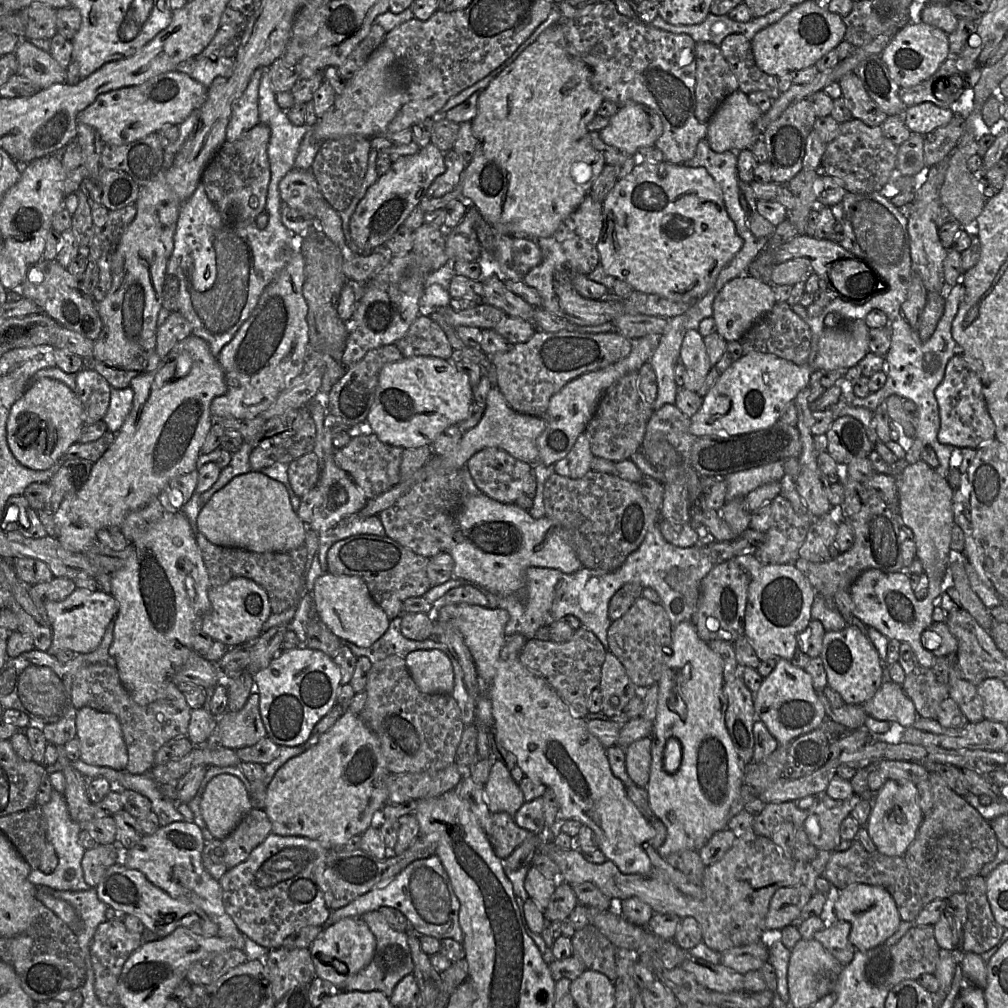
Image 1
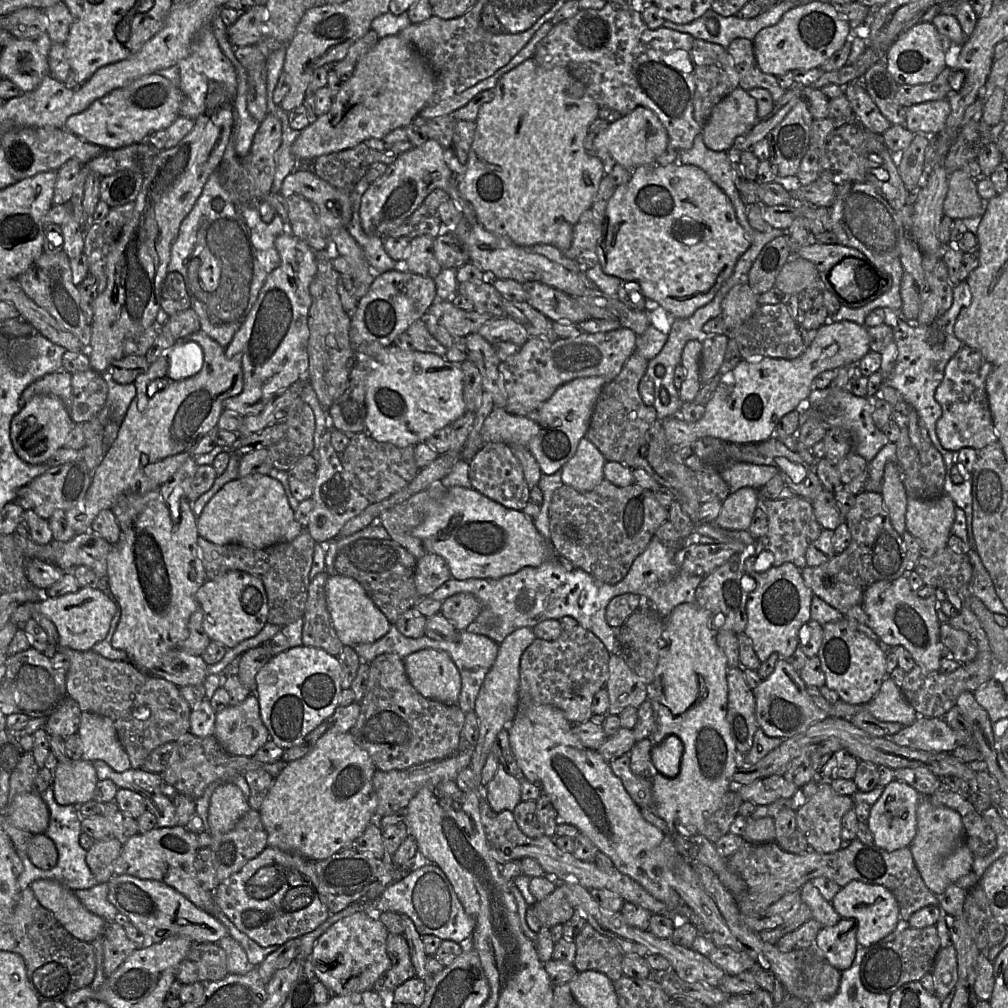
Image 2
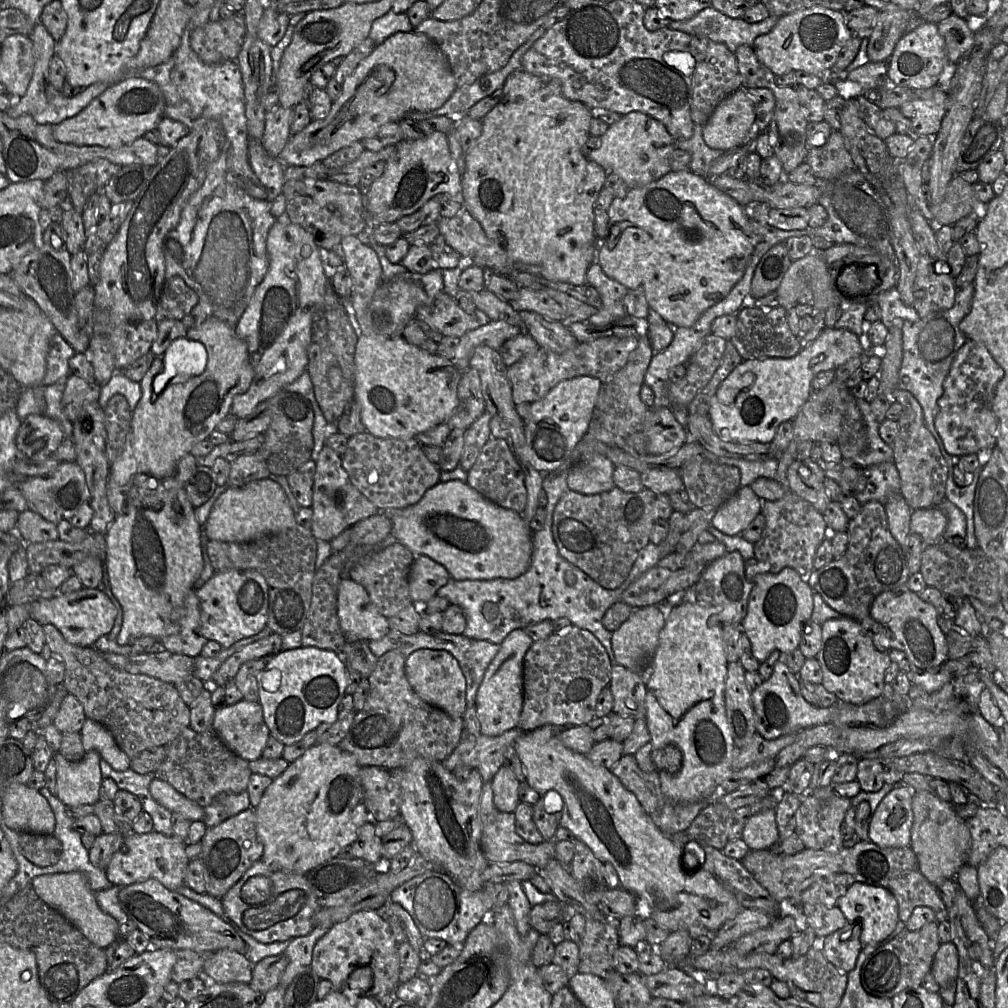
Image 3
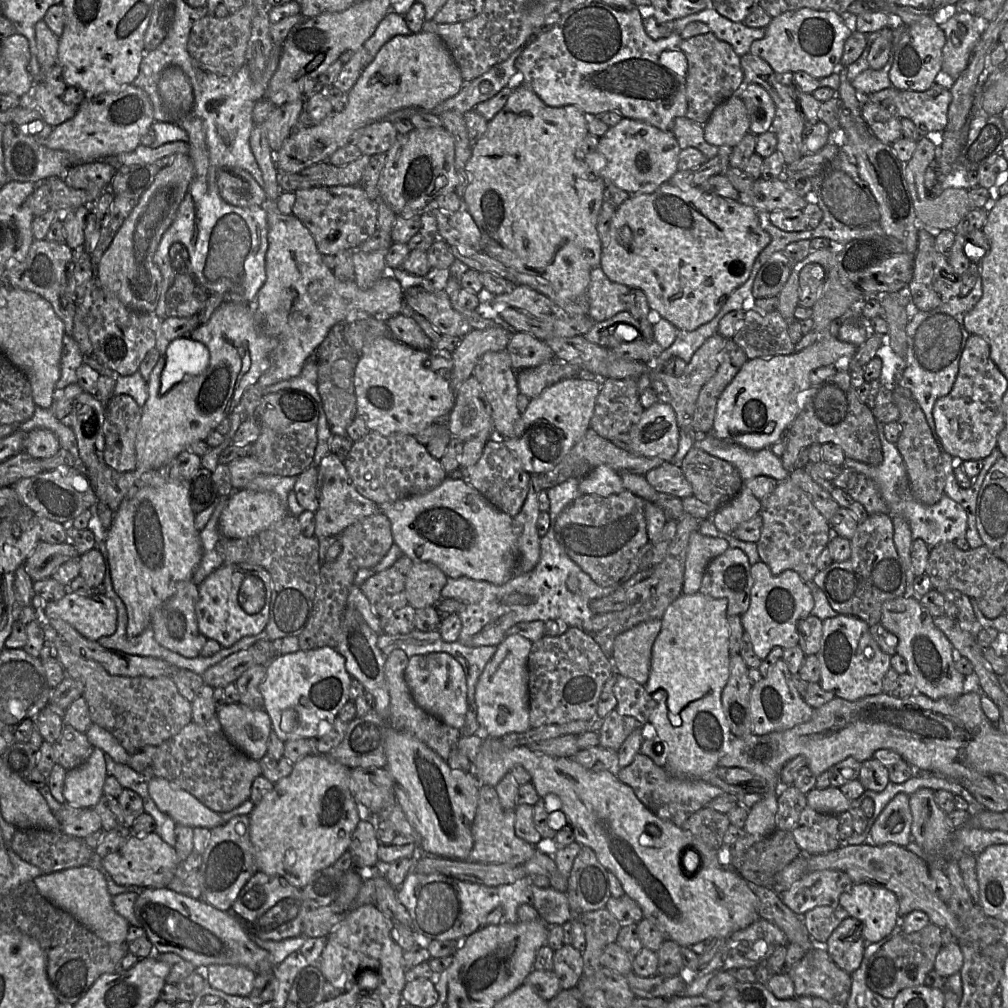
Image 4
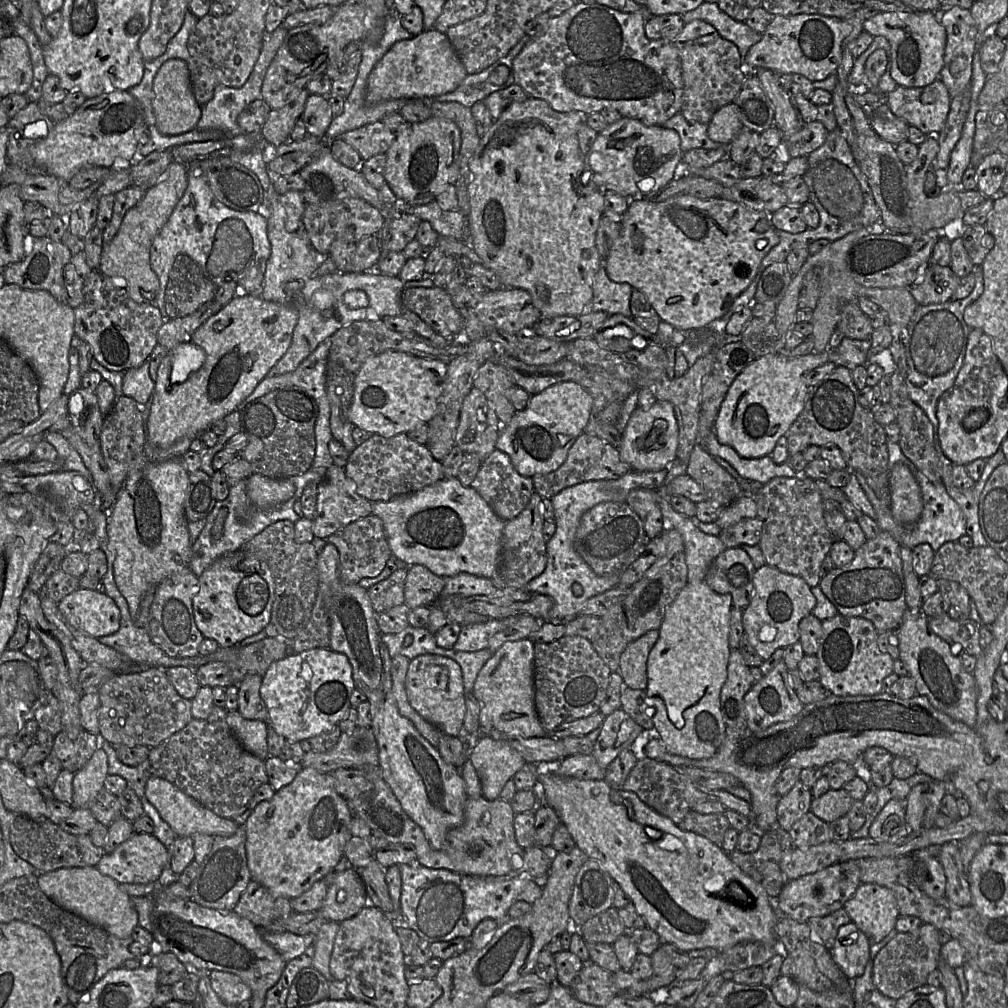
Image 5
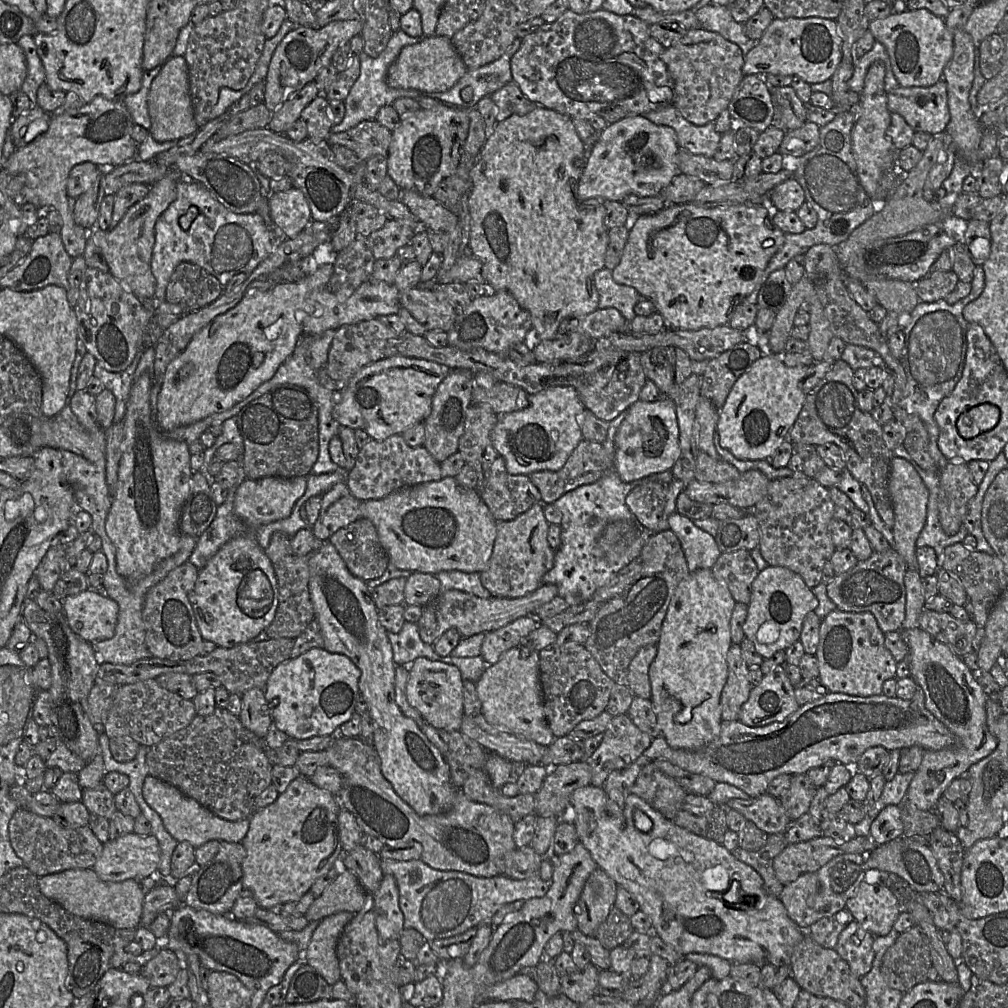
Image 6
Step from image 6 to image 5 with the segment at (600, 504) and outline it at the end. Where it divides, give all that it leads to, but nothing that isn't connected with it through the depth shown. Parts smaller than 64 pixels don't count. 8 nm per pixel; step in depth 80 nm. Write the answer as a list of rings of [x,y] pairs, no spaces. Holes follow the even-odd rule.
[[[668,470],[636,472],[630,471],[617,479],[592,480],[582,482],[561,490],[550,500],[554,507],[556,530],[552,538],[546,542],[547,563],[544,571],[533,578],[525,587],[530,593],[547,595],[552,598],[553,606],[547,616],[542,619],[552,624],[567,624],[575,619],[587,600],[616,587],[622,575],[621,570],[607,575],[597,575],[574,549],[574,538],[582,515],[602,502],[626,502],[630,491],[637,488],[658,489],[664,483]],[[579,583],[583,588],[581,596],[575,596],[572,585]]]

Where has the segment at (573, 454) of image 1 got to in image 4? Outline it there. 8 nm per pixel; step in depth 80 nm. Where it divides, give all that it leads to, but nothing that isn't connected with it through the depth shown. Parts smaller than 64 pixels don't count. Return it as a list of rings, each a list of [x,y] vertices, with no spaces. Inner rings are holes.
[[[600,465],[579,479],[578,488],[585,495],[609,496],[624,490],[621,475],[607,465]]]

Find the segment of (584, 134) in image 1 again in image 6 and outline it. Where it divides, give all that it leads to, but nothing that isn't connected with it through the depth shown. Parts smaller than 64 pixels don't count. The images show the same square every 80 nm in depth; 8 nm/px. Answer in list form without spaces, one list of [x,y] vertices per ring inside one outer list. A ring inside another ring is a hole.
[[[538,106],[526,115],[513,114],[505,120],[497,122],[490,131],[477,157],[477,162],[471,170],[473,186],[468,204],[471,216],[470,245],[473,255],[483,265],[483,276],[488,289],[496,292],[509,292],[520,306],[530,313],[532,318],[532,338],[535,341],[555,339],[559,325],[564,319],[569,317],[584,317],[599,309],[599,294],[594,284],[594,274],[605,267],[609,230],[604,225],[605,207],[601,203],[605,199],[592,198],[579,201],[577,198],[577,186],[586,163],[587,153],[585,145],[577,135],[573,119],[543,106]]]

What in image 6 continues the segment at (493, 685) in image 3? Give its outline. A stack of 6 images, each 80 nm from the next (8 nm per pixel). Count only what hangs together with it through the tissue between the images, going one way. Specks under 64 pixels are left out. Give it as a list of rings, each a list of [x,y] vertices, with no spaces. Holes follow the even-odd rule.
[[[519,646],[504,652],[499,660],[487,665],[478,679],[476,690],[481,701],[481,713],[495,728],[519,735],[543,746],[550,746],[555,735],[544,714],[544,696],[540,682],[539,652],[521,657]]]

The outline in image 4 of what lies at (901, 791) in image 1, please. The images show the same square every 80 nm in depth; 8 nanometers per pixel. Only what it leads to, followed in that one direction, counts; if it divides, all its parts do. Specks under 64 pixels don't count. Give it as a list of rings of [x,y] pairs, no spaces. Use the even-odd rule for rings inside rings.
[[[898,793],[873,823],[869,840],[875,845],[893,843],[905,847],[912,840],[911,823],[909,795]]]

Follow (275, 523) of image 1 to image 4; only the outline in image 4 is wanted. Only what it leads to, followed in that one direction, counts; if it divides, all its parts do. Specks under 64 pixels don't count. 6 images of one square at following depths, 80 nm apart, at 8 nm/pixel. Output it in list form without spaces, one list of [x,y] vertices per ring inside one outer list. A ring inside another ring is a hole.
[[[234,490],[219,518],[219,531],[228,539],[243,539],[281,520],[287,509],[273,492]]]

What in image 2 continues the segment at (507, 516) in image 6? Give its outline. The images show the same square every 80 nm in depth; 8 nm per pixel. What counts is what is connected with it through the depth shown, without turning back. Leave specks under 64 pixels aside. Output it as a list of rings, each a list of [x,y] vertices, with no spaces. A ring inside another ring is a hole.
[[[505,443],[484,444],[469,463],[469,479],[473,489],[507,508],[522,511],[530,501],[530,488],[522,466],[510,446]]]

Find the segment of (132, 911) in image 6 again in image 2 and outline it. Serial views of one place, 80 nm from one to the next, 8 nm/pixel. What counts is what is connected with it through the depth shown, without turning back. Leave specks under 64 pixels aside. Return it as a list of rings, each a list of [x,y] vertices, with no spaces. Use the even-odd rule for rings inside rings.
[[[51,879],[35,880],[30,887],[39,903],[52,912],[64,928],[77,939],[91,943],[103,935],[107,926],[106,921],[102,917],[88,911],[76,897],[74,891]]]

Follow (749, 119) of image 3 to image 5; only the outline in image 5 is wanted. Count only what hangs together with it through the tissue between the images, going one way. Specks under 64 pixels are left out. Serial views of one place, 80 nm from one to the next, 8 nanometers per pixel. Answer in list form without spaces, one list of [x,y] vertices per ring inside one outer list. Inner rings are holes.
[[[729,103],[718,109],[708,123],[708,137],[722,145],[729,145],[743,128],[736,104]]]

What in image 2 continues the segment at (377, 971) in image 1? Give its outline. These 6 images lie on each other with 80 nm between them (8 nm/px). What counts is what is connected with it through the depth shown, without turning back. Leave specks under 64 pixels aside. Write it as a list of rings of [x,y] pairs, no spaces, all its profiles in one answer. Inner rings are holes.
[[[389,934],[386,941],[387,955],[391,961],[390,968],[375,982],[373,991],[387,995],[390,994],[408,979],[415,977],[415,969],[411,961],[410,950],[404,935]]]

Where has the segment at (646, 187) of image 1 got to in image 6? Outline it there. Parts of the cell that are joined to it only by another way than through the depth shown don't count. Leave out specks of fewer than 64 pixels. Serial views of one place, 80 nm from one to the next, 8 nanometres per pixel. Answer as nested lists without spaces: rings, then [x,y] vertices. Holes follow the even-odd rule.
[[[694,203],[667,206],[655,214],[639,216],[629,231],[627,244],[619,265],[612,271],[618,284],[635,288],[641,296],[650,299],[664,320],[665,326],[678,330],[699,330],[714,328],[729,323],[735,309],[754,290],[771,258],[783,246],[785,233],[772,221],[773,211],[769,206],[747,206],[743,204],[728,207],[703,208]]]

